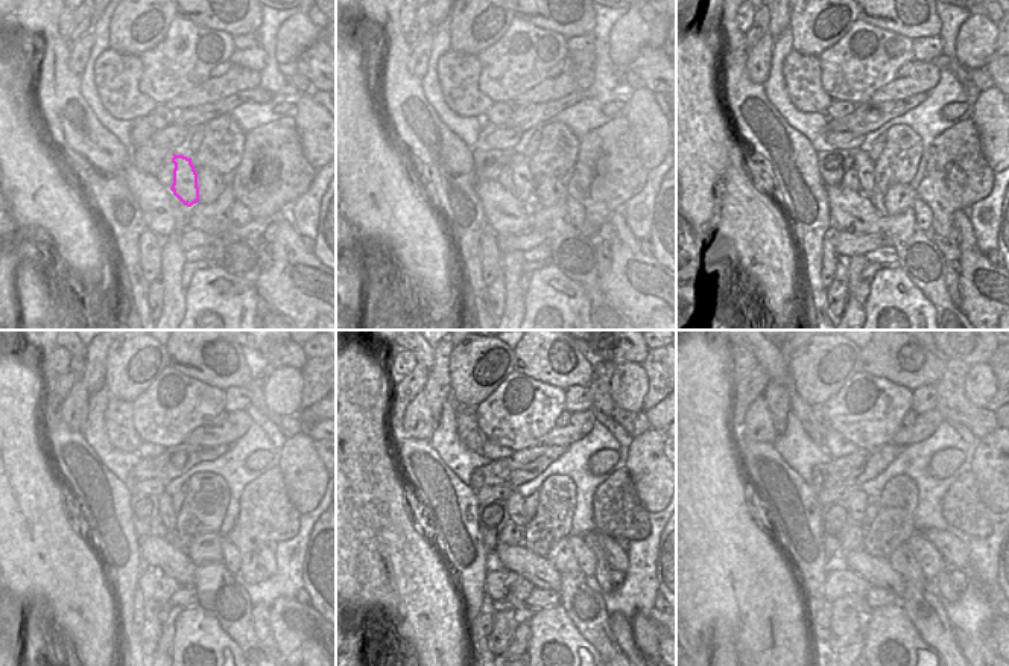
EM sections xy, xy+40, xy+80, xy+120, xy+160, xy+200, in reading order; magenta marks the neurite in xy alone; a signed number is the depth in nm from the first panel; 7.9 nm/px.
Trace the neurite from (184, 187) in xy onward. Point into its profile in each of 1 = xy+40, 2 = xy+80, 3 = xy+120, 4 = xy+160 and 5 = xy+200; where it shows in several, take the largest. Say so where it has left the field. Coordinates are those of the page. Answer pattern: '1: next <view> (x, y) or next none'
1: next xy+40 (523, 180)
2: next xy+80 (860, 164)
3: next xy+120 (177, 510)
4: next xy+160 (515, 502)
5: next xy+200 (857, 501)

